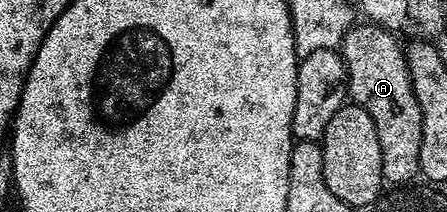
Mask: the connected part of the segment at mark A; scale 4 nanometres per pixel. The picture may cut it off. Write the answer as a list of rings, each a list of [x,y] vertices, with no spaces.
[[[376,24],[354,25],[345,34],[344,41],[339,47],[339,53],[345,59],[349,84],[347,94],[356,105],[362,106],[375,120],[375,128],[379,132],[379,148],[383,152],[383,176],[389,184],[409,184],[421,173],[419,164],[419,148],[423,140],[423,124],[421,109],[415,100],[415,92],[411,88],[409,69],[405,63],[405,52],[402,43],[397,43],[398,35],[384,26]]]

